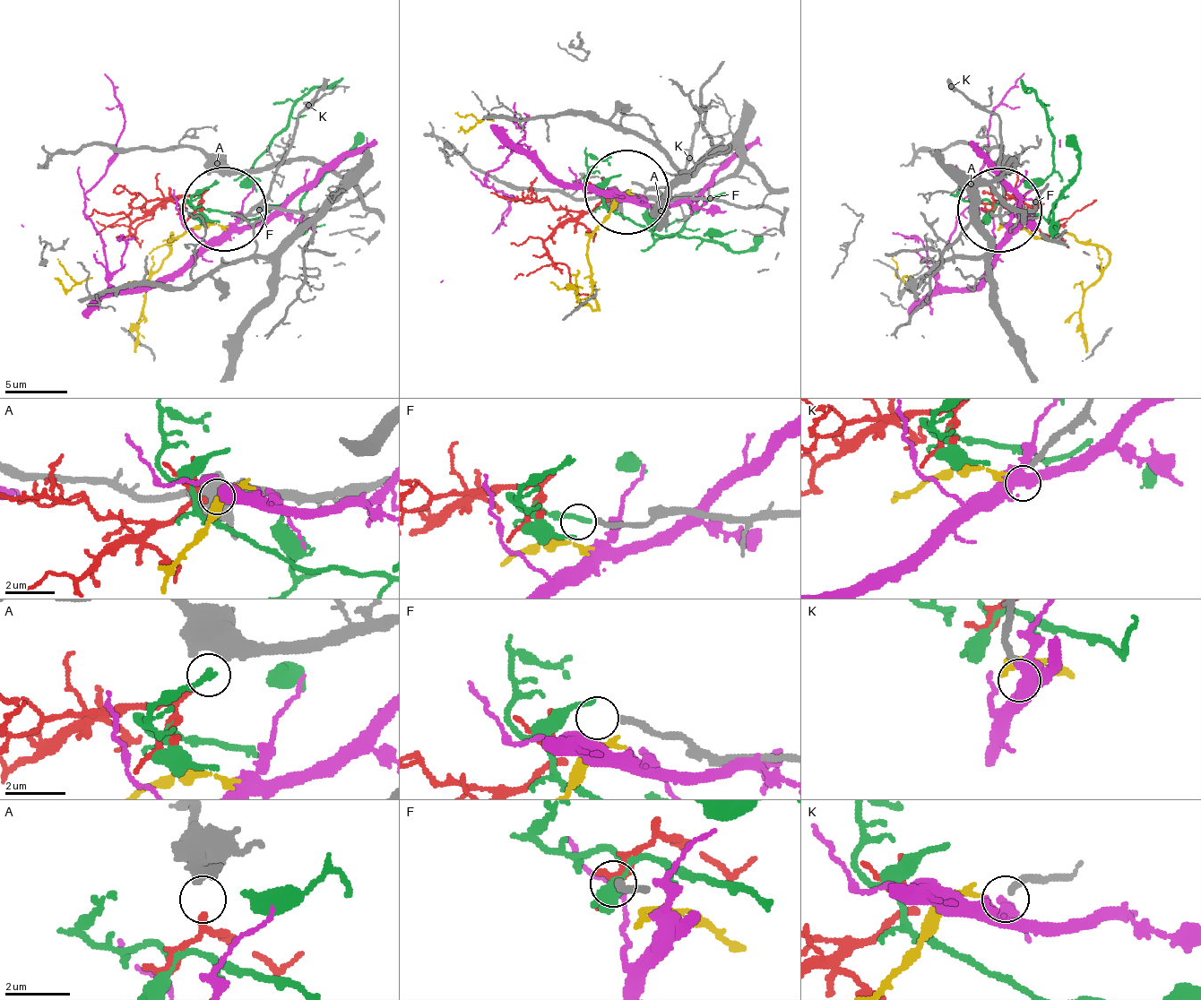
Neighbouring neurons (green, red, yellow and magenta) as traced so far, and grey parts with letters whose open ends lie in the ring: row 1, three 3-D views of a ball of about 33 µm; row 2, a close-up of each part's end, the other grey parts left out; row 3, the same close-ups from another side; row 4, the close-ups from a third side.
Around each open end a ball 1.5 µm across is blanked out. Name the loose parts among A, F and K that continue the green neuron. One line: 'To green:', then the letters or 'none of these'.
To green: none of these

